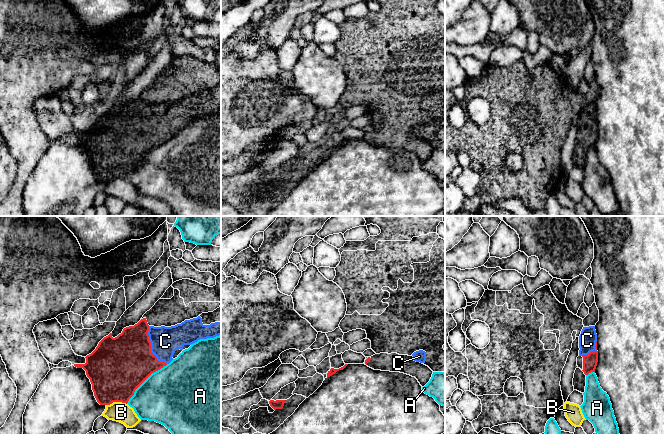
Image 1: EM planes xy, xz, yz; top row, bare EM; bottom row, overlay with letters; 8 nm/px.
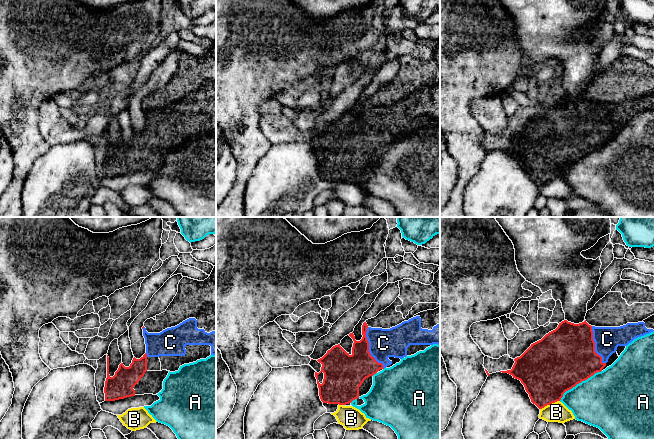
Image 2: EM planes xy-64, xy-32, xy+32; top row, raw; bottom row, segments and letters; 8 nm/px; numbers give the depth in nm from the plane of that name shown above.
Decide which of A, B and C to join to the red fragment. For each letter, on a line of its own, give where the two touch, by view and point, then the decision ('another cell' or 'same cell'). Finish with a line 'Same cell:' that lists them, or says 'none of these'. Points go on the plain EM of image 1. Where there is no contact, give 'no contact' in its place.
A: meets red in xy at (144, 156); another cell
B: meets red in xy at (116, 177); another cell
C: meets red in xy at (150, 123); same cell
Same cell: C

